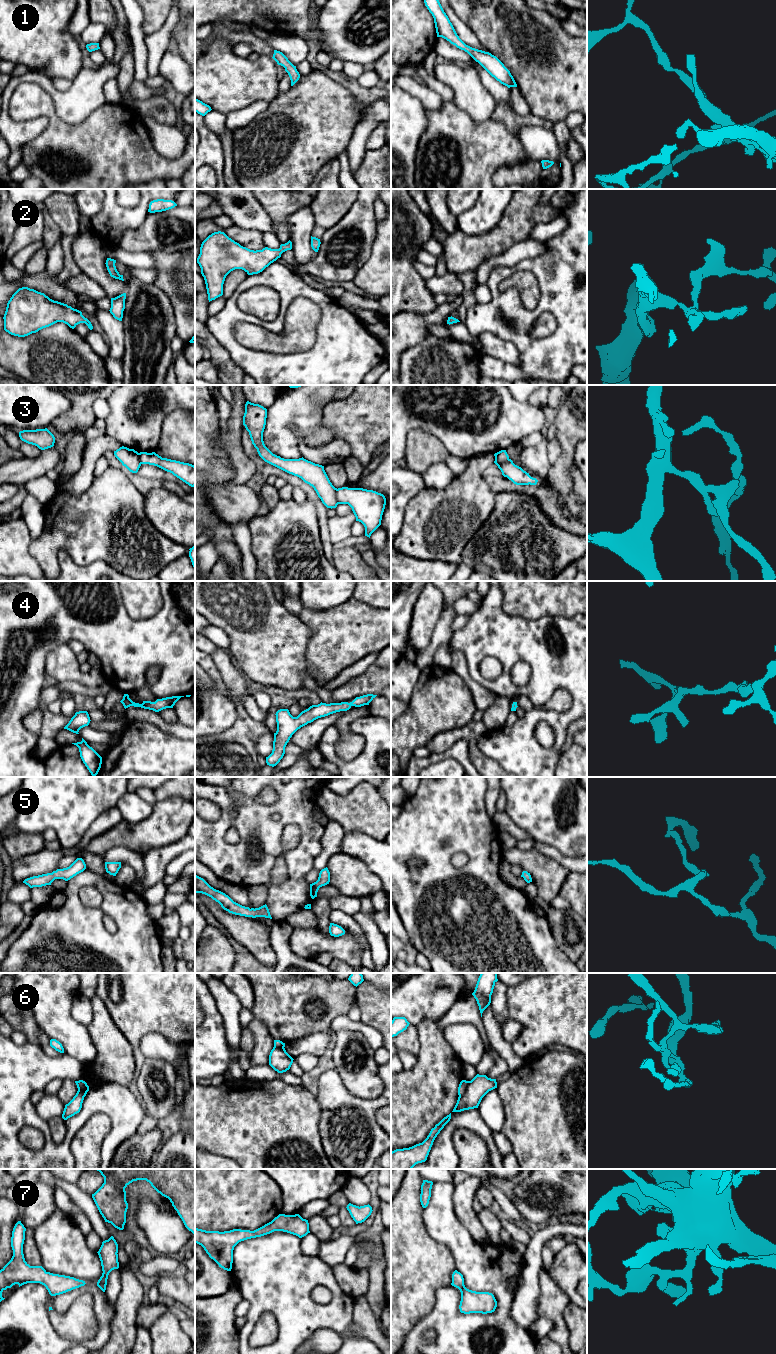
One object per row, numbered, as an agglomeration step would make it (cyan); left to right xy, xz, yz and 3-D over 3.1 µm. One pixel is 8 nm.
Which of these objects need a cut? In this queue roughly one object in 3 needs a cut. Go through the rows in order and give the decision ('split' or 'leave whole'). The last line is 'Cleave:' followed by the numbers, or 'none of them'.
1: leave whole
2: leave whole
3: split
4: leave whole
5: leave whole
6: split
7: leave whole
Cleave: 3, 6

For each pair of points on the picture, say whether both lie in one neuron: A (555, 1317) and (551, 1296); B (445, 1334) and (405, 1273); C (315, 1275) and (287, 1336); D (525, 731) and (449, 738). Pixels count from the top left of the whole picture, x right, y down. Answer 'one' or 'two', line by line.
A: one
B: two
C: one
D: two

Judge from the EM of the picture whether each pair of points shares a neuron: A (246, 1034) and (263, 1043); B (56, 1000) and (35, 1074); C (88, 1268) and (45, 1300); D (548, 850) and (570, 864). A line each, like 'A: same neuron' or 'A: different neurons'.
A: different neurons
B: different neurons
C: same neuron
D: same neuron

